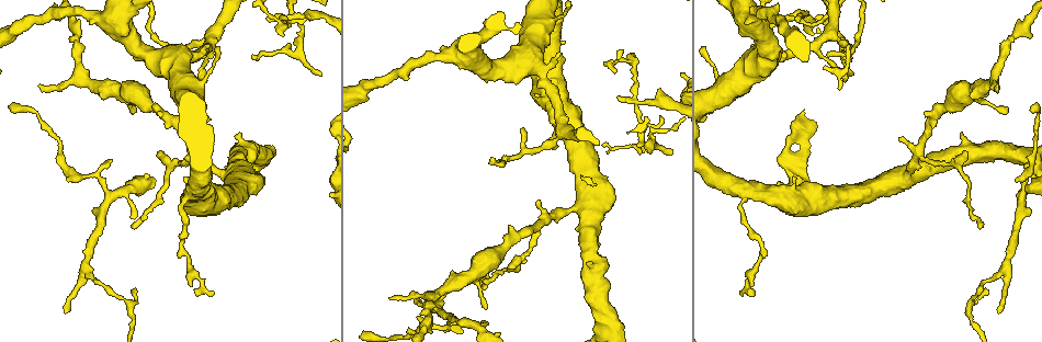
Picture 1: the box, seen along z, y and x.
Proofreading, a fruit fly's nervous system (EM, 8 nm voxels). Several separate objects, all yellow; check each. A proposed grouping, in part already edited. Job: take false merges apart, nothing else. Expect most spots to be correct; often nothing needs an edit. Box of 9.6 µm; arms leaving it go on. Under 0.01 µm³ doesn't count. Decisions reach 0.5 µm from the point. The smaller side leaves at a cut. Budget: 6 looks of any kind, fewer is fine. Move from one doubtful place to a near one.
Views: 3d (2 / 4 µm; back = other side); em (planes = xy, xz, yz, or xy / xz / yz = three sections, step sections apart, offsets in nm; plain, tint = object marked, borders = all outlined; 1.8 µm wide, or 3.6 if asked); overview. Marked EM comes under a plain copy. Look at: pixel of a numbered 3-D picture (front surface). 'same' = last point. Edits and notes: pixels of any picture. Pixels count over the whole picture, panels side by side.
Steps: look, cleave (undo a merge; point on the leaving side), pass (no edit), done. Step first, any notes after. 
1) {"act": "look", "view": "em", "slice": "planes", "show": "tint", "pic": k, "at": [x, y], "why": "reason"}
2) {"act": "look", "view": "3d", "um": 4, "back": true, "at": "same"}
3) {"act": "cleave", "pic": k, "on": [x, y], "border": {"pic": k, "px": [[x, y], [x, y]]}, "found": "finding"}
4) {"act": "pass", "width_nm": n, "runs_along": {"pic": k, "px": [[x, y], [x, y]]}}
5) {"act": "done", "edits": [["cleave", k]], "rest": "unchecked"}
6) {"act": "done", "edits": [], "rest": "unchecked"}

{"act": "look", "view": "em", "slice": "planes", "show": "tint", "pic": 1, "at": [842, 51], "why": "sharp bend"}

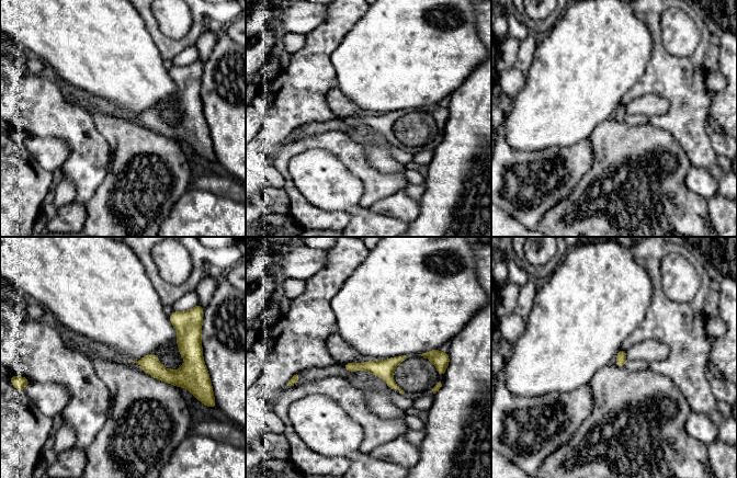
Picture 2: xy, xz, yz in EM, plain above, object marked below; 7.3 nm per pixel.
{"act": "pass", "runs_along": {"pic": 2, "px": [[173, 318], [186, 353], [183, 384]]}, "found": "one neuron here"}

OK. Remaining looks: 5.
{"act": "look", "view": "em", "um": 3.6, "slice": "planes", "show": "tint", "pic": 1, "at": [112, 195], "why": "sudden change in width"}

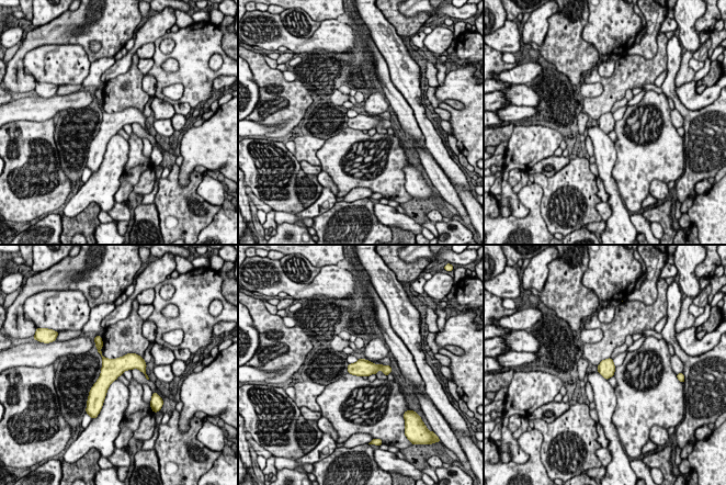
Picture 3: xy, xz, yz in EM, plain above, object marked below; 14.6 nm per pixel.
{"act": "pass", "width_nm": 240, "runs_along": {"pic": 3, "px": [[140, 360], [121, 364], [95, 392]]}, "found": "all the same neuron"}

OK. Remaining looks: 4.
{"act": "look", "view": "em", "slice": "xy", "step": 4, "show": "tint", "pic": 1, "at": [1004, 267], "why": "three-way junction"}

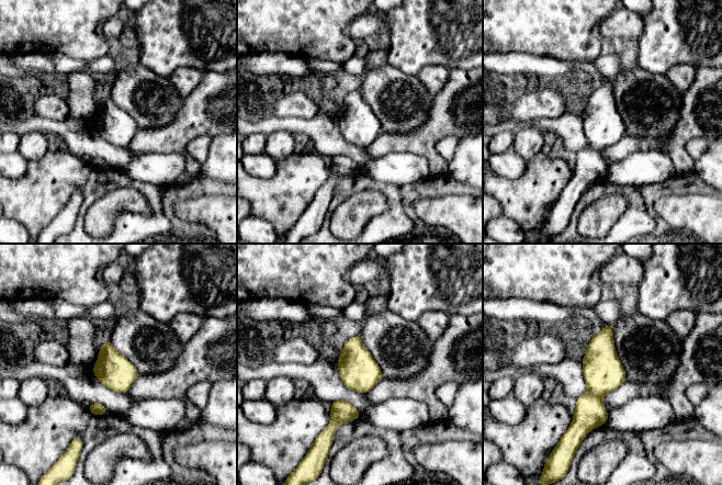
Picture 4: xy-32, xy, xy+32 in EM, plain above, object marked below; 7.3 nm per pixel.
{"act": "look", "view": "em", "slice": "planes", "show": "tint", "at": "same", "why": "cut it another way"}

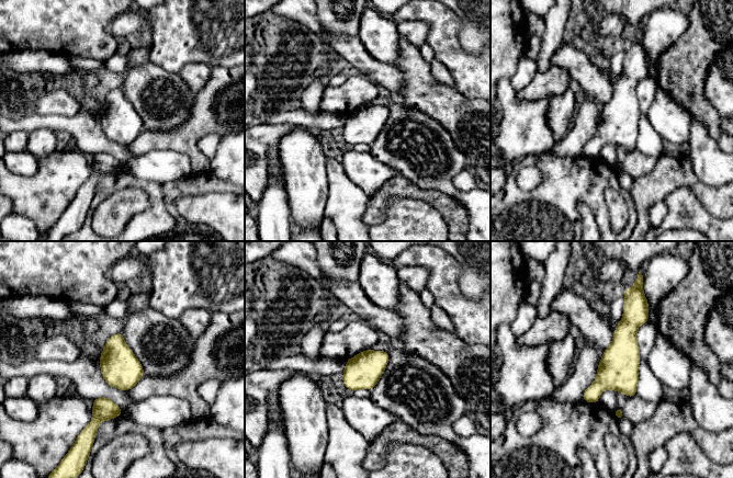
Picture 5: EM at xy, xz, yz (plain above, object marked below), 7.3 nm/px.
{"act": "pass", "width_nm": 260, "found": "one neuron here"}

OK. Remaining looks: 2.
{"act": "done", "edits": [], "rest": "unchecked"}

